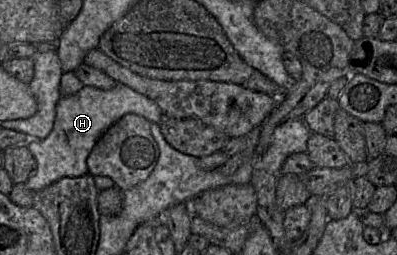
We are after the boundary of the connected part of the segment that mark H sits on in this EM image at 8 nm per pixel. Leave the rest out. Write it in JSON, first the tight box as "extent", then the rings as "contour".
{"extent":[25,83,163,192],"contour":[[[121,83],[110,90],[84,85],[73,95],[61,96],[50,134],[42,140],[29,139],[27,142],[37,162],[36,172],[25,182],[27,187],[37,192],[63,177],[89,174],[87,158],[94,145],[113,123],[127,113],[135,113],[154,123],[163,118],[160,107],[153,100]]]}

